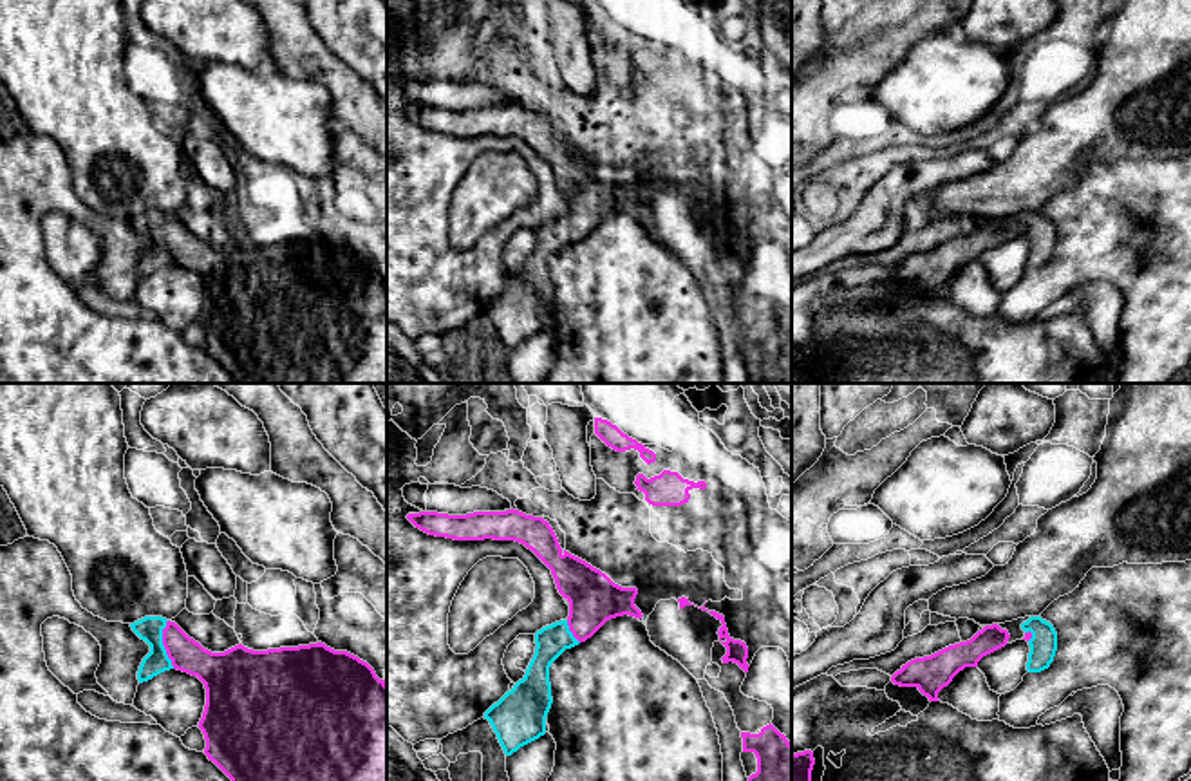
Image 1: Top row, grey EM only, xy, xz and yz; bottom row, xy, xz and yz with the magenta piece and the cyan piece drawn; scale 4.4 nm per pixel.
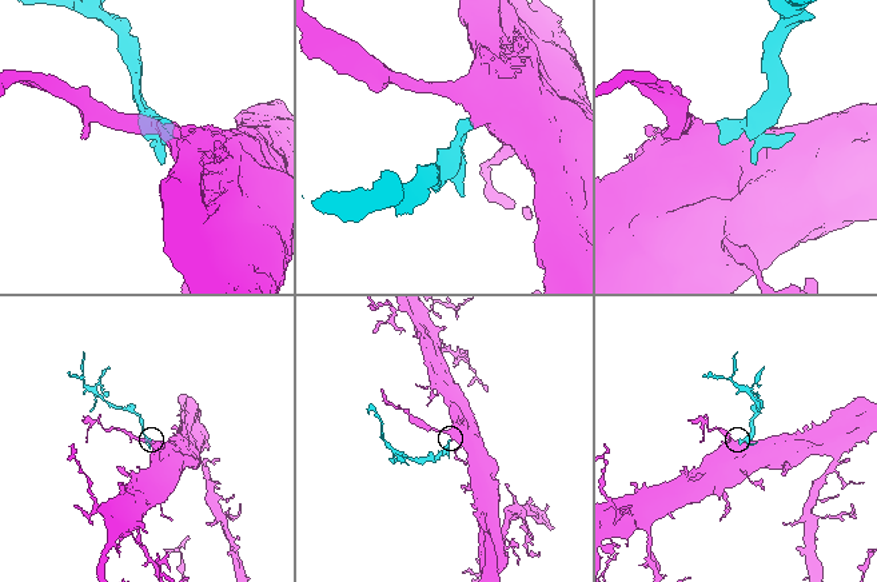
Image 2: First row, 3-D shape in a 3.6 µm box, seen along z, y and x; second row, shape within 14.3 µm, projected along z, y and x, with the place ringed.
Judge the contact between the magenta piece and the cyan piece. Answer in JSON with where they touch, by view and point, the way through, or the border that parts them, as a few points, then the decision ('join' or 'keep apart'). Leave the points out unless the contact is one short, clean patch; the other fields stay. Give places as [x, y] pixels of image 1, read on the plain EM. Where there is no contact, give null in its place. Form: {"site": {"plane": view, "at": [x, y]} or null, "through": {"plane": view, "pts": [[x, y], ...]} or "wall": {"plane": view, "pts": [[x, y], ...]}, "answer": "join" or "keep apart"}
{"site": {"plane": "xy", "at": [163, 239]}, "through": {"plane": "xy", "pts": [[187, 250], [163, 239], [150, 223]]}, "answer": "join"}

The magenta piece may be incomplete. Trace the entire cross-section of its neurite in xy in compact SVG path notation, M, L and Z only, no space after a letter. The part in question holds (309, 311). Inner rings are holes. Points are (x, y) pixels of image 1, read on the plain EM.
M163 212L130 222L150 240L139 278L170 264L204 278L204 349L237 383L387 383L387 278L367 257L322 237L267 246L239 239L211 248Z

